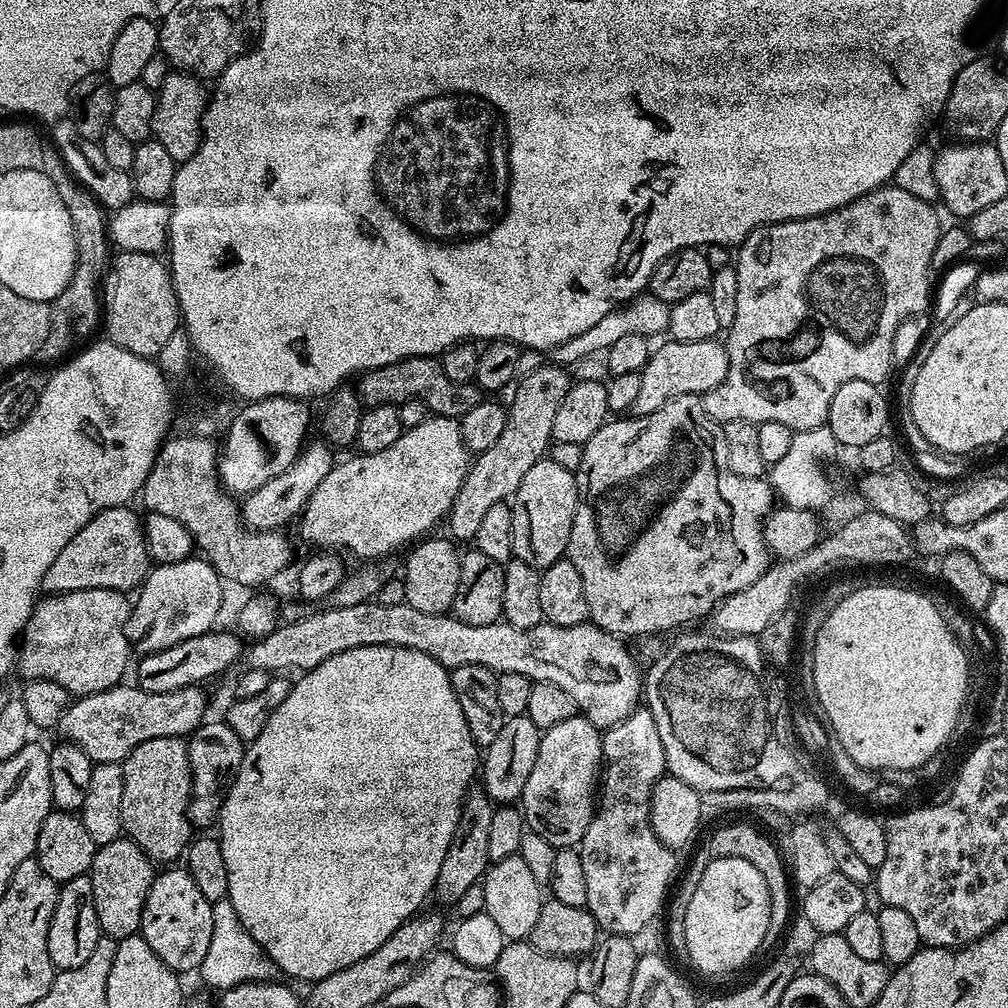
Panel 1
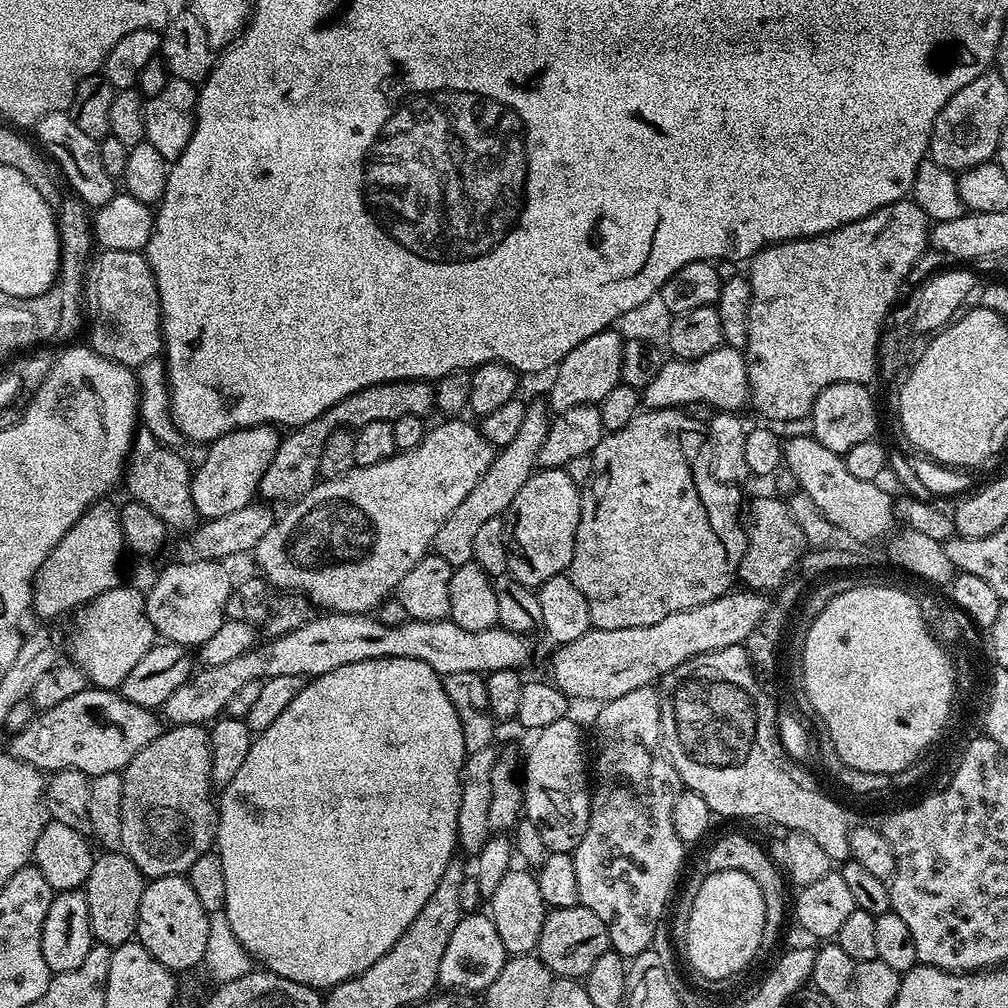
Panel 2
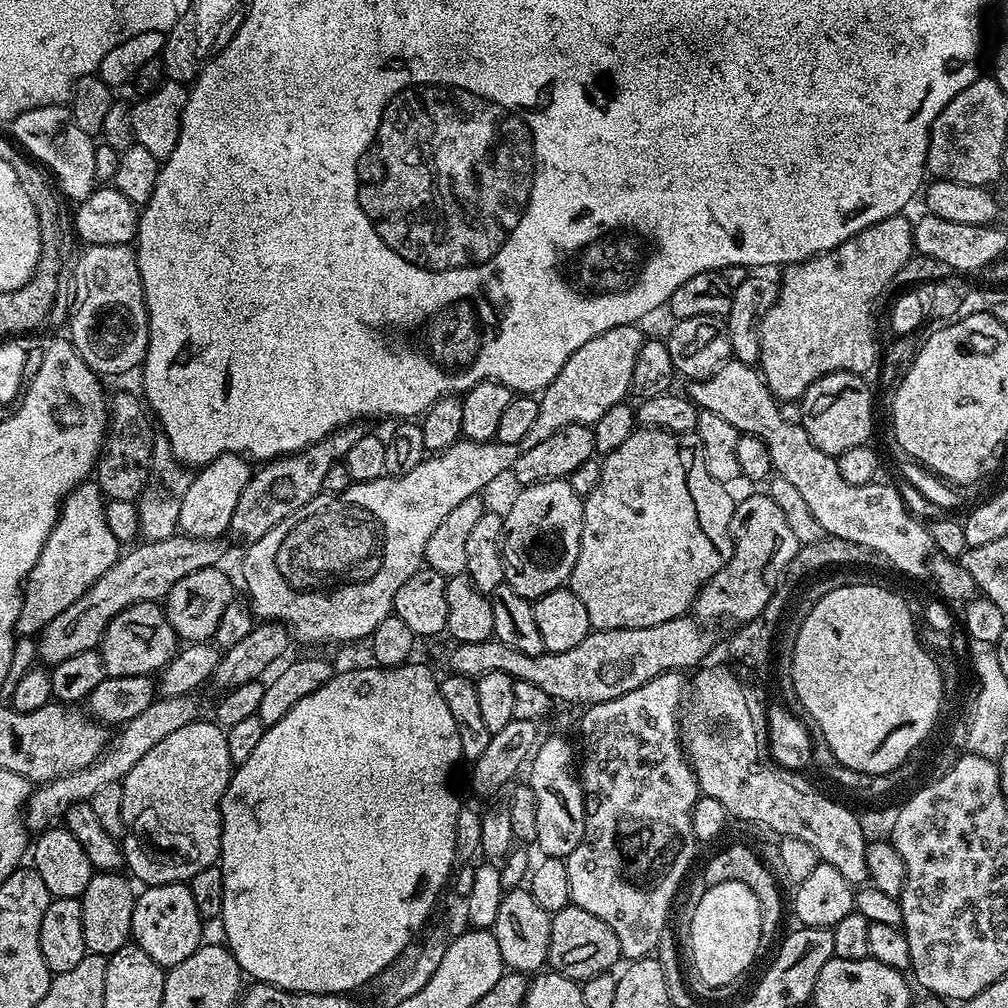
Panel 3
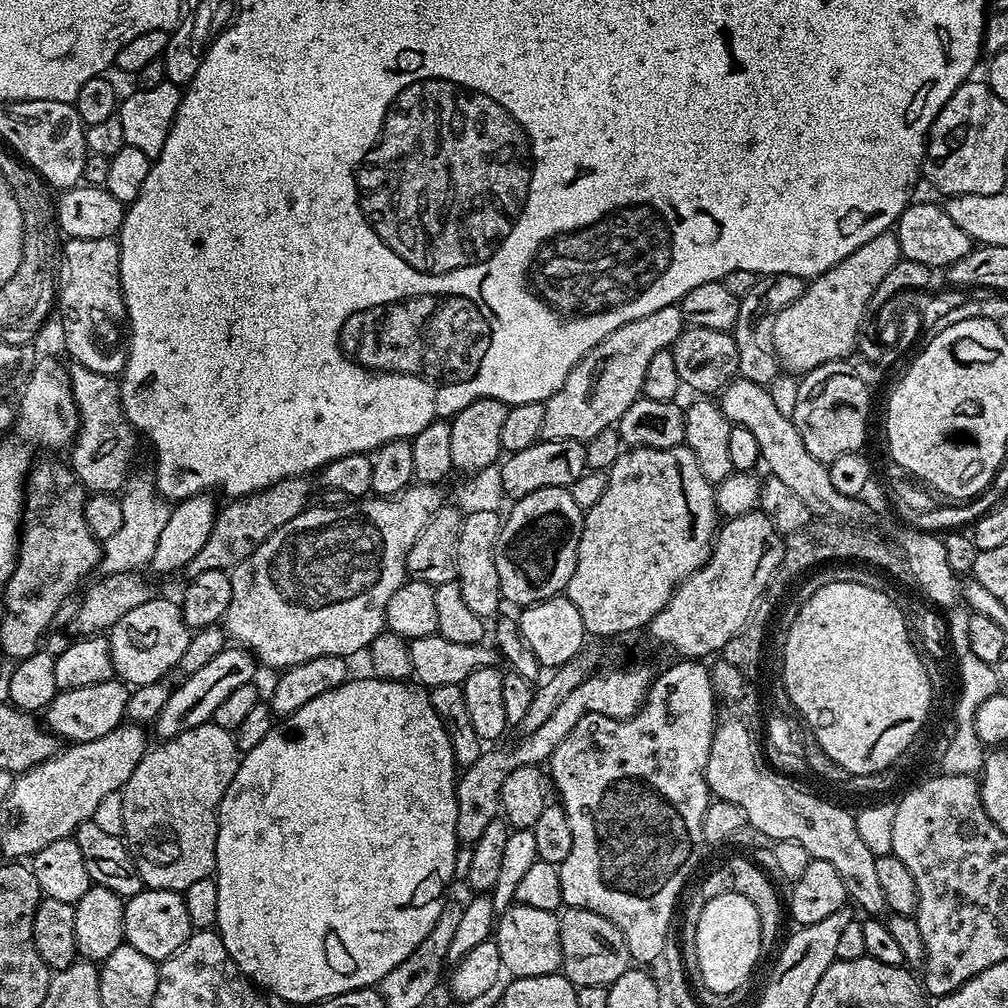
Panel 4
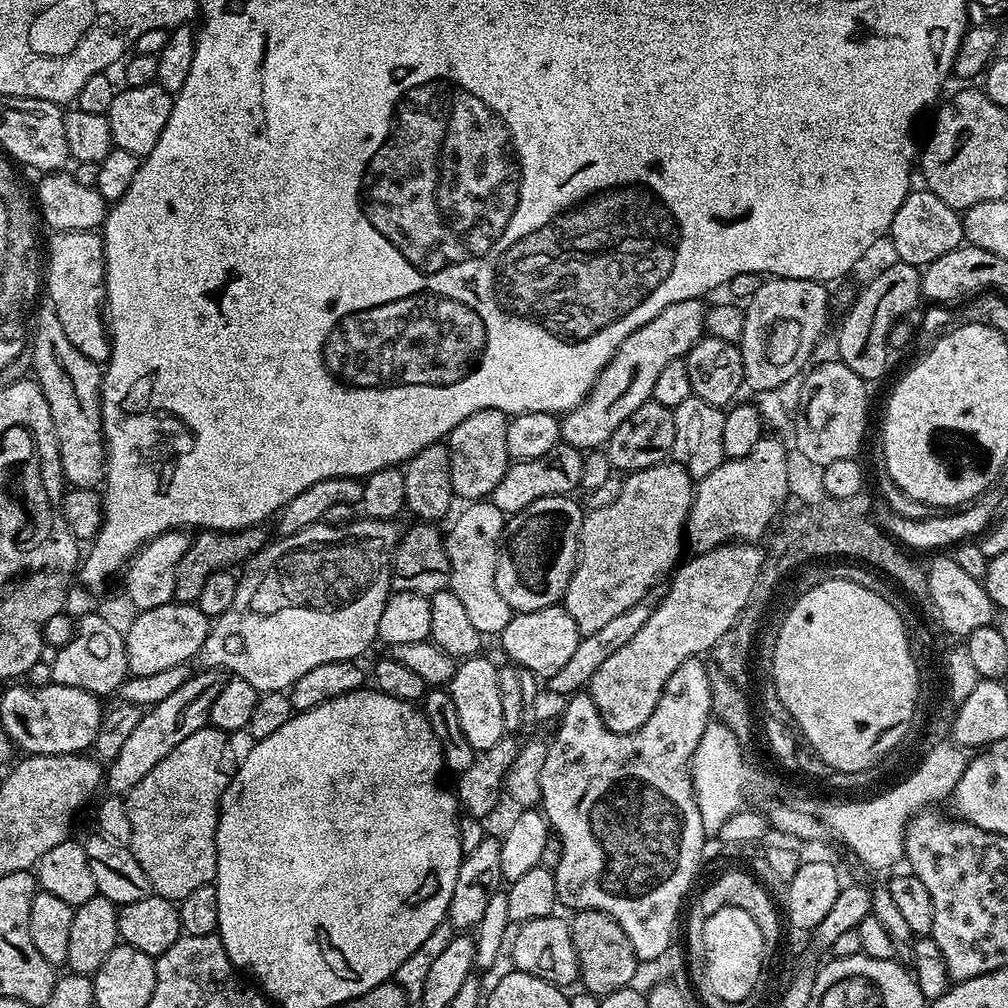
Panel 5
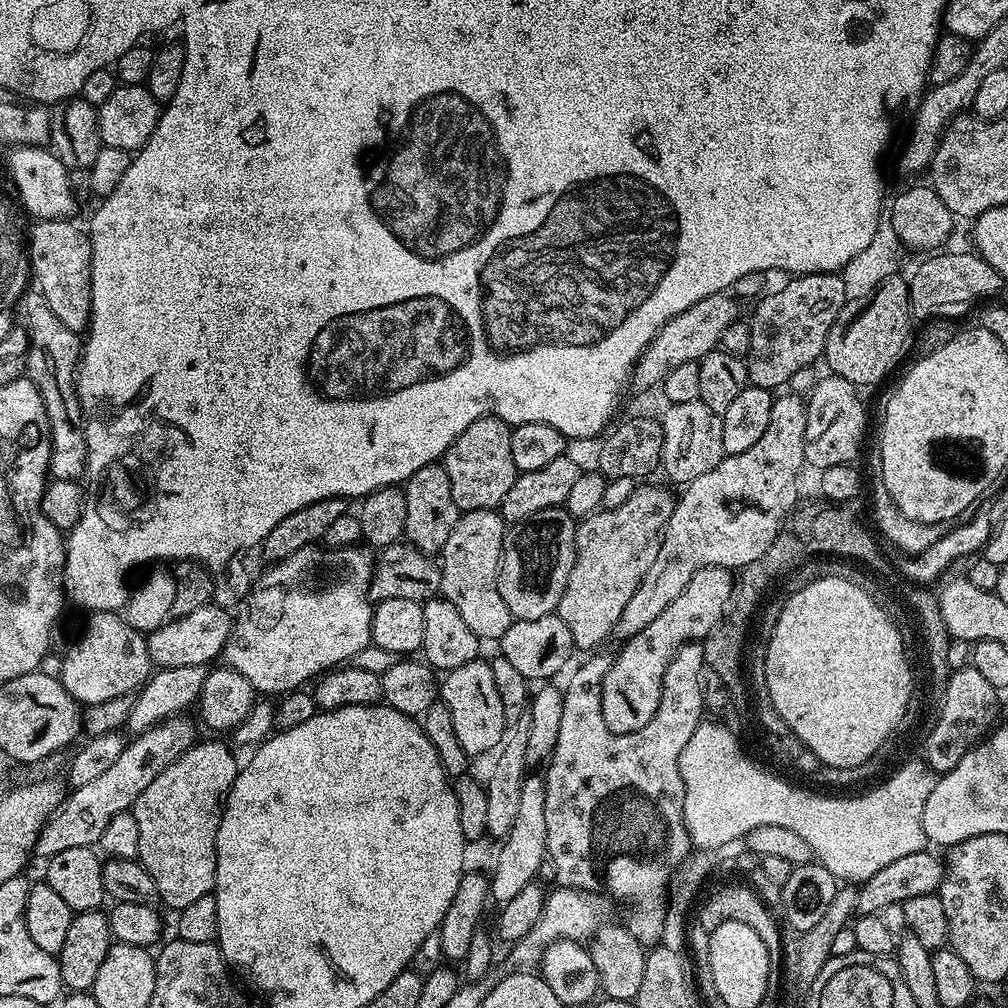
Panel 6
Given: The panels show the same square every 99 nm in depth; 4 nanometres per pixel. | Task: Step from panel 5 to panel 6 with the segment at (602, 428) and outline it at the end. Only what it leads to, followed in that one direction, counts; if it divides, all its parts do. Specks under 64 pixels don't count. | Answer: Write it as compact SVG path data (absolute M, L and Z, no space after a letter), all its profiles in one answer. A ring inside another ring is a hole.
M719 292L694 302L690 310L682 310L682 314L670 318L670 322L660 327L656 337L648 343L648 349L636 361L632 370L631 387L652 388L655 384L657 387L664 376L674 370L674 366L679 366L681 362L701 360L706 354L717 351L722 334L726 334L726 326L730 326L738 318L736 305L737 301L731 295Z

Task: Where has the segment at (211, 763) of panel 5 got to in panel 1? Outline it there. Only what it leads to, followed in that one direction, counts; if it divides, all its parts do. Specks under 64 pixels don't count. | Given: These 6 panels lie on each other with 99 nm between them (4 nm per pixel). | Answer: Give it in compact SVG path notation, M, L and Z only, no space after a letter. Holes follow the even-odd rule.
M175 736L174 738L150 738L146 742L138 745L134 751L130 753L128 759L123 761L124 769L124 785L122 786L122 822L124 823L123 831L126 833L127 839L133 840L140 849L147 854L154 862L160 860L172 860L168 862L176 862L176 860L185 855L186 849L193 839L194 829L192 822L188 818L188 801L192 795L192 767L190 766L190 758L188 757L188 741L185 737Z

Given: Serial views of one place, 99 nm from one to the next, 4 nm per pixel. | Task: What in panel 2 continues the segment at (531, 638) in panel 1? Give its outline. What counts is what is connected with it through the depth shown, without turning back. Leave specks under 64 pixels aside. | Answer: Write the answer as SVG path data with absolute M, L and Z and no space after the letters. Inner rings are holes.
M330 612L316 614L306 626L290 630L290 634L278 636L253 647L252 651L233 658L218 666L201 667L189 676L162 705L162 716L169 725L199 724L212 722L224 712L226 702L246 682L278 678L286 674L311 678L330 674L338 666L350 666L350 662L366 662L393 656L414 658L426 662L440 677L459 674L466 670L487 674L494 670L523 669L528 660L529 641L499 626L490 630L462 630L451 618L446 620L405 620L398 626L384 624L372 614L342 614Z

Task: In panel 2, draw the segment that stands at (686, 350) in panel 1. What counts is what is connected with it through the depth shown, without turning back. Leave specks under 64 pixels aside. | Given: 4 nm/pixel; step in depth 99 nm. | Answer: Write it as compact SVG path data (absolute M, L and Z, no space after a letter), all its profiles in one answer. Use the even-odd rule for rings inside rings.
M721 346L693 360L665 359L654 382L642 389L642 404L645 409L678 408L684 404L709 404L716 412L739 413L743 404L749 403L748 361L738 348Z

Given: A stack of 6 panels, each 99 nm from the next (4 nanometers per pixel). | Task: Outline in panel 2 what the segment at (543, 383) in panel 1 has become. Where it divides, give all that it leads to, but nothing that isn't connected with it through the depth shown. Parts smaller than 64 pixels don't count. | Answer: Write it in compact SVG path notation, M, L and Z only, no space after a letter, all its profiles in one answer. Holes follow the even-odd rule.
M529 403L525 407L522 430L518 430L514 442L497 451L495 460L486 470L486 474L480 476L474 490L470 490L470 494L466 494L466 498L458 502L458 510L454 510L454 514L450 514L446 522L438 526L438 534L432 540L432 548L435 555L441 556L453 568L473 563L472 543L479 528L489 518L503 517L512 507L514 494L518 494L518 490L522 490L522 486L526 486L533 472L537 471L538 450L542 450L542 442L546 442L550 423L549 409L543 403L540 404Z

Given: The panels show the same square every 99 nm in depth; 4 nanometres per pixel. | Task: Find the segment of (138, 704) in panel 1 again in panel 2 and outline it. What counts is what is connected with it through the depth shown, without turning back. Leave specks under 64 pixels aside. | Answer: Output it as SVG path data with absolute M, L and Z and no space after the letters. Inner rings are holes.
M89 686L82 690L82 694L74 694L74 698L61 702L59 706L36 714L24 729L13 731L10 736L12 741L6 745L6 751L14 758L26 762L34 770L40 771L41 768L44 774L69 768L85 772L91 778L107 772L123 773L128 763L150 742L154 742L154 738L158 738L161 731L161 717L153 709L134 706L134 702L107 688Z

